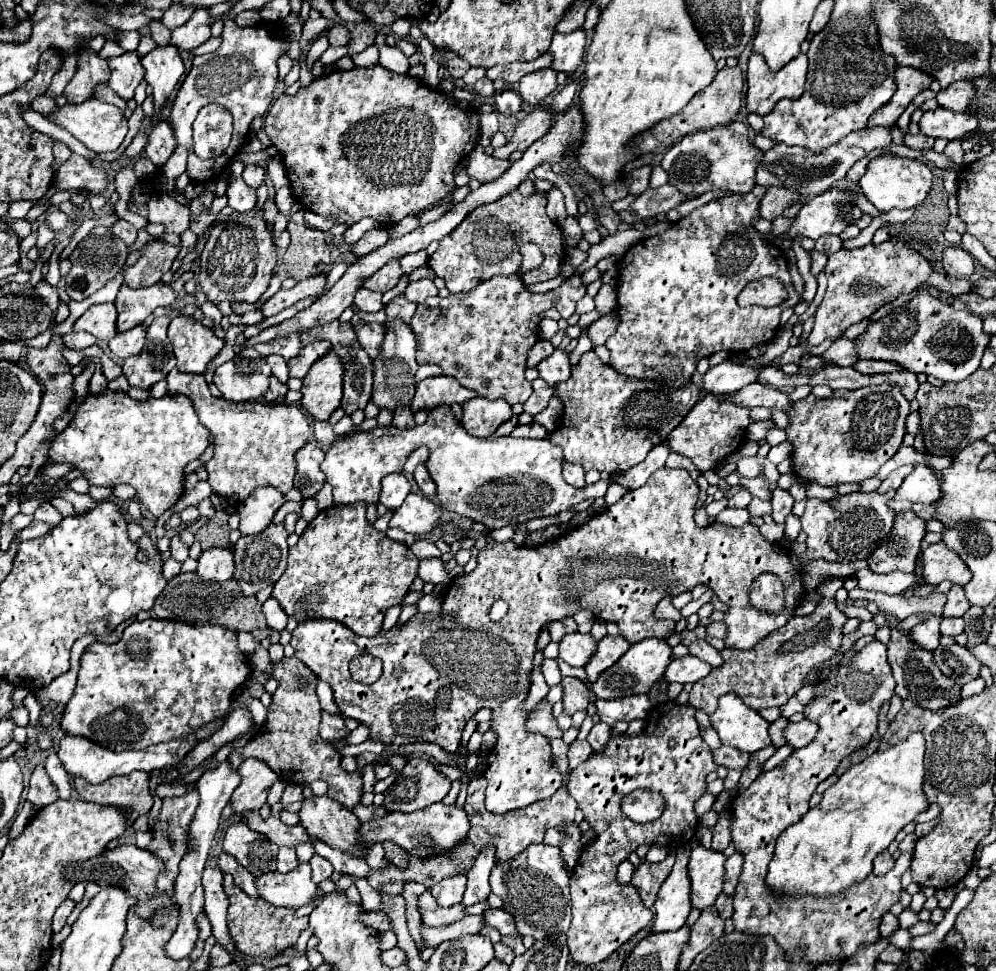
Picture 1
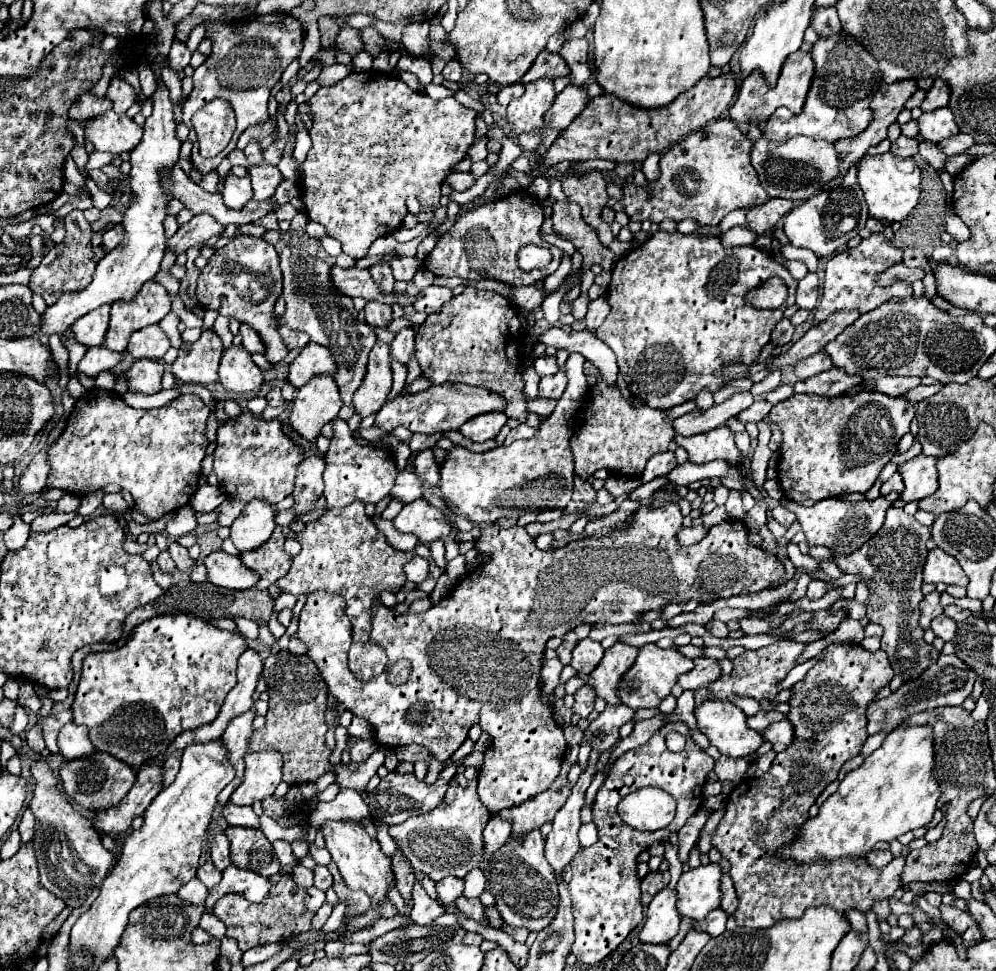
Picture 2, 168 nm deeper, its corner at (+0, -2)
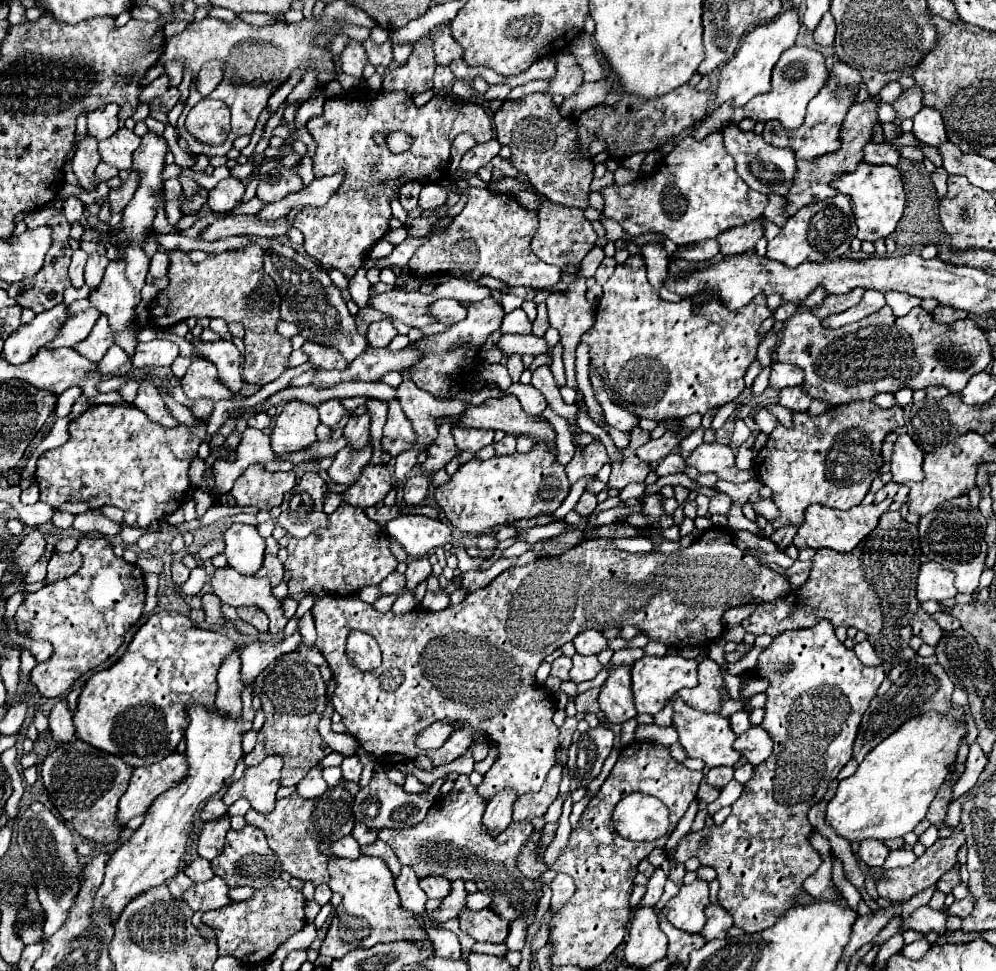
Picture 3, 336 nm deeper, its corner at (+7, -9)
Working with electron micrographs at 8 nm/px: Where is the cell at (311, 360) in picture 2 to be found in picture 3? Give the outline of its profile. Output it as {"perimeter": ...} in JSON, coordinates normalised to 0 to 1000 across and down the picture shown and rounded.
{"perimeter":[[[307,351],[303,355],[303,361],[309,366],[309,372],[315,378],[319,378],[319,380],[325,380],[325,382],[335,382],[335,380],[337,382],[345,382],[349,378],[345,368],[341,364],[337,364],[335,359],[331,359],[331,357]]]}

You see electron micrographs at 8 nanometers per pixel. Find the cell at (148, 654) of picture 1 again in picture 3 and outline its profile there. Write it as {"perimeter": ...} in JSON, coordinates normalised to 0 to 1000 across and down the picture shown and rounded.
{"perimeter":[[[161,629],[155,631],[133,656],[127,673],[120,677],[118,683],[114,683],[106,691],[94,693],[78,720],[78,728],[74,734],[74,749],[76,757],[110,778],[118,778],[124,786],[131,790],[141,788],[153,788],[175,775],[177,767],[183,763],[185,753],[189,749],[189,728],[205,726],[213,728],[217,718],[217,695],[221,685],[225,683],[225,677],[229,673],[237,673],[239,666],[233,658],[219,650],[207,650],[201,648],[197,642],[193,642],[187,633],[181,633],[177,629]]]}

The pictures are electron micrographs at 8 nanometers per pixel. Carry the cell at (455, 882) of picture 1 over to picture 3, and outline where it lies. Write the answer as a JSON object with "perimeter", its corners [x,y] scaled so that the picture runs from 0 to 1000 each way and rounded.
{"perimeter":[[[426,903],[422,905],[422,913],[432,926],[446,926],[452,920],[452,907],[448,903]]]}

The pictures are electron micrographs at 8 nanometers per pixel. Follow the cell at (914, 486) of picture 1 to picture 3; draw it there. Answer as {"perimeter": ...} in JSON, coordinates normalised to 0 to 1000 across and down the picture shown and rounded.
{"perimeter":[[[904,448],[898,467],[896,467],[896,495],[900,497],[914,497],[914,495],[926,495],[926,462],[912,450]]]}

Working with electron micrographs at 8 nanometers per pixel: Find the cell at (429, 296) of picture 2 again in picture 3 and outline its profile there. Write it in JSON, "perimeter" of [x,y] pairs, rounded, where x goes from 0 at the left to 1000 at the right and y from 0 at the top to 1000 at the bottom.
{"perimeter":[[[440,308],[430,316],[430,324],[436,326],[436,331],[446,335],[456,335],[458,331],[468,326],[468,318],[456,310],[456,308]]]}

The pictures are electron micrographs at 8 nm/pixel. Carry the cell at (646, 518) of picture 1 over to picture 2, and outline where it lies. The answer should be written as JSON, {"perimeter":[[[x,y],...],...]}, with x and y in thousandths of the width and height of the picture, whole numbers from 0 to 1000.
{"perimeter":[[[678,517],[660,525],[644,523],[636,529],[634,540],[619,544],[613,552],[583,554],[549,568],[543,568],[523,542],[487,542],[477,562],[481,571],[491,571],[493,577],[469,591],[451,614],[443,616],[439,624],[423,632],[401,632],[383,622],[374,626],[372,659],[387,667],[391,682],[385,694],[366,702],[360,700],[346,684],[346,669],[352,665],[352,645],[346,632],[346,618],[340,612],[314,610],[302,628],[298,655],[310,665],[308,674],[322,690],[330,706],[330,715],[352,735],[366,739],[374,748],[381,768],[401,770],[421,766],[427,768],[439,783],[447,785],[467,764],[471,750],[481,746],[483,752],[494,759],[494,764],[481,793],[479,816],[483,826],[497,838],[549,814],[559,801],[569,772],[565,750],[559,748],[555,729],[545,727],[543,723],[541,690],[551,657],[563,655],[563,651],[569,653],[581,643],[638,641],[644,632],[666,626],[674,620],[716,620],[738,612],[764,610],[774,599],[786,595],[788,585],[780,573],[750,558],[750,544],[746,538],[724,538],[722,542],[716,542],[704,558],[690,564],[682,562],[678,554],[684,538],[686,531]]]}

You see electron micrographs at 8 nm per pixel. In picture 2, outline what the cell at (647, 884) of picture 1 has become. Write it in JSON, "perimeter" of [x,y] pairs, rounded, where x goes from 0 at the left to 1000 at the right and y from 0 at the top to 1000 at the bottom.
{"perimeter":[[[652,898],[644,906],[644,931],[650,933],[654,925],[672,910],[672,898]]]}

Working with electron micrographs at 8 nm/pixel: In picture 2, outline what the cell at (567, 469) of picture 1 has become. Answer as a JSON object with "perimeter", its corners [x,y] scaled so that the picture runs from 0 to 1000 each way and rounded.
{"perimeter":[[[577,490],[577,503],[575,503],[575,515],[579,517],[591,517],[595,519],[597,517],[597,511],[599,507],[595,505],[595,501],[591,496],[585,496],[583,492]]]}

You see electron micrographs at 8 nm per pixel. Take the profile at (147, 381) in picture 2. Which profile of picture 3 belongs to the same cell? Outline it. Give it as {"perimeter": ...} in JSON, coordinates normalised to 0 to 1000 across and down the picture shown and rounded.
{"perimeter":[[[147,392],[141,394],[139,407],[135,411],[135,417],[141,423],[145,423],[153,434],[157,434],[157,436],[161,436],[165,440],[175,440],[177,438],[177,432],[169,425],[165,413],[159,407],[159,401],[155,396],[149,396]]]}

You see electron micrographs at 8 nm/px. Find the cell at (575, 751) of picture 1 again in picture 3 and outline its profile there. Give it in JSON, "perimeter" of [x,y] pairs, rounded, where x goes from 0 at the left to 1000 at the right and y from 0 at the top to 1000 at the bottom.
{"perimeter":[[[560,819],[560,823],[552,829],[550,837],[546,839],[546,846],[548,846],[548,848],[556,848],[556,846],[560,846],[562,839],[564,839],[564,829],[566,829],[566,823],[564,823],[564,819]]]}

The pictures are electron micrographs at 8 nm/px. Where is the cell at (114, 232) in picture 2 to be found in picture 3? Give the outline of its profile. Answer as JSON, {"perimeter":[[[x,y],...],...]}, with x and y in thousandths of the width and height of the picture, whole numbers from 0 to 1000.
{"perimeter":[[[92,261],[88,265],[86,277],[84,277],[84,285],[86,285],[86,294],[90,298],[94,298],[102,289],[102,283],[104,283],[104,277],[106,277],[108,271],[110,271],[108,265],[106,263],[100,263],[100,261]]]}

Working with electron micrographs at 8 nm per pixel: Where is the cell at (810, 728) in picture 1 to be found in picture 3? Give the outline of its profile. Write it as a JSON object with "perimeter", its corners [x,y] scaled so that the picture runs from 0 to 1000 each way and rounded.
{"perimeter":[[[755,749],[751,755],[745,755],[737,763],[737,771],[741,771],[755,788],[763,788],[775,778],[775,759],[765,749]]]}

